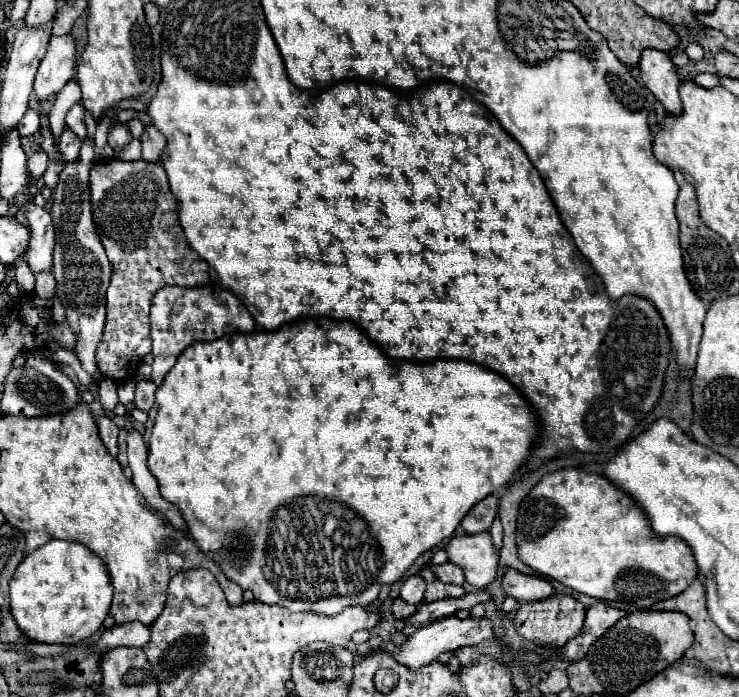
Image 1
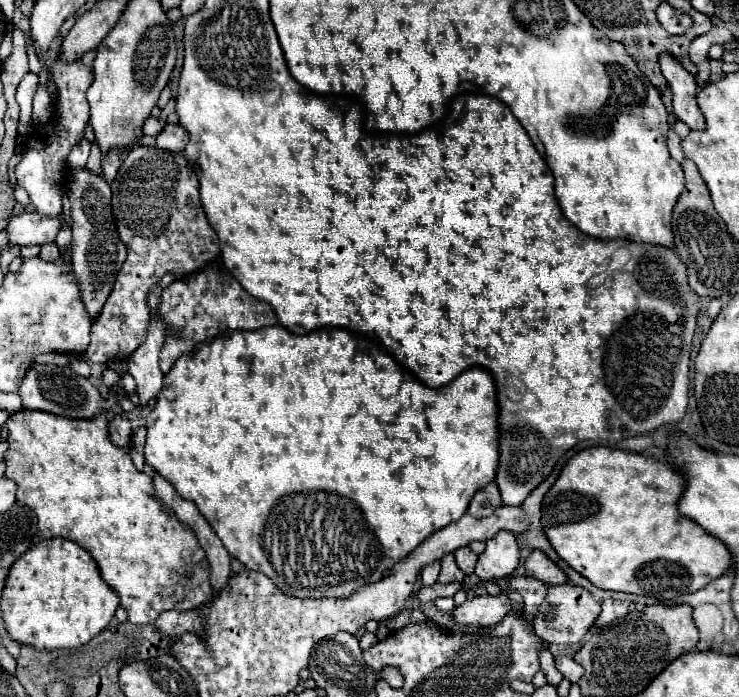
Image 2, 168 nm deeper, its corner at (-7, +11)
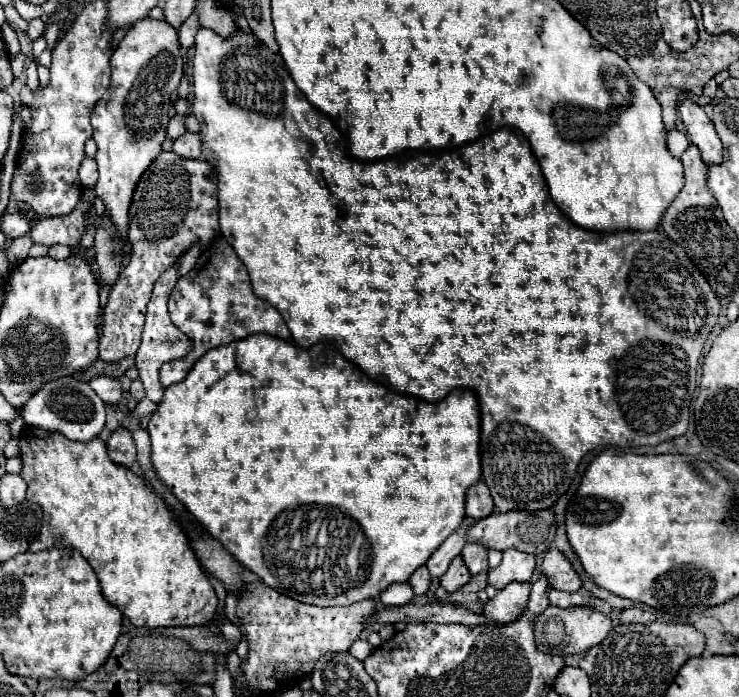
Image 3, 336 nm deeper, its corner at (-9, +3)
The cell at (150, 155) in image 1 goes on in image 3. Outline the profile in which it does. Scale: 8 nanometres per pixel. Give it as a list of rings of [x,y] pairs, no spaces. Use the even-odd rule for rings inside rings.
[[[194,132],[182,134],[180,138],[174,140],[172,152],[178,154],[178,156],[184,156],[184,158],[200,158],[202,156],[202,152],[200,152],[200,136],[194,134]]]

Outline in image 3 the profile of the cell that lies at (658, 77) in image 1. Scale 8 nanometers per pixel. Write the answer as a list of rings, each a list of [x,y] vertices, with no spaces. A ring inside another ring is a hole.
[[[686,98],[680,104],[680,118],[686,126],[686,136],[690,138],[692,144],[700,148],[704,162],[714,164],[722,160],[722,142],[704,108],[696,104],[692,98]]]

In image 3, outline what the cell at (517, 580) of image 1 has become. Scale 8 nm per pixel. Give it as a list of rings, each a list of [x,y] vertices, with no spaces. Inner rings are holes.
[[[548,550],[542,560],[542,574],[548,578],[550,586],[564,592],[578,592],[582,582],[578,574],[572,570],[570,562],[556,550]]]

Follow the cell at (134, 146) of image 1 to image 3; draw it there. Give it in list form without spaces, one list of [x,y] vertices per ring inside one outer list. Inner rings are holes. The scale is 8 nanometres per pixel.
[[[172,116],[170,118],[170,122],[168,122],[168,126],[166,126],[166,138],[170,138],[170,140],[176,140],[178,136],[182,136],[186,132],[186,128],[184,128],[184,116]]]

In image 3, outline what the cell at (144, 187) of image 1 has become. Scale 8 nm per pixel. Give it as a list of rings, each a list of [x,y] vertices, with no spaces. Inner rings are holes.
[[[160,152],[156,156],[156,160],[148,166],[148,170],[142,174],[140,182],[136,184],[136,190],[134,190],[134,196],[132,196],[132,204],[130,204],[130,224],[128,224],[128,242],[130,242],[130,256],[128,256],[128,264],[124,266],[124,270],[120,272],[120,278],[118,282],[112,286],[110,290],[110,298],[108,298],[108,304],[102,308],[102,332],[100,332],[100,360],[104,362],[118,362],[126,356],[134,356],[138,352],[138,346],[140,346],[140,336],[142,336],[142,326],[144,326],[144,316],[146,316],[146,304],[150,300],[150,292],[152,292],[152,286],[154,282],[160,278],[160,274],[164,274],[170,266],[174,266],[178,262],[178,258],[196,242],[202,240],[202,248],[204,248],[204,240],[214,240],[216,236],[220,234],[220,226],[218,226],[218,202],[216,202],[216,176],[212,172],[212,168],[204,162],[204,160],[188,160],[188,158],[182,158],[182,156],[176,156],[174,152]]]

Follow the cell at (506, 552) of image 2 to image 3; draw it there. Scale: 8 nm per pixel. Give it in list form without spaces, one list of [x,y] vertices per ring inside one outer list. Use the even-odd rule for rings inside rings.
[[[504,550],[500,566],[488,570],[488,584],[502,590],[510,582],[530,582],[536,560],[532,554],[518,550]]]

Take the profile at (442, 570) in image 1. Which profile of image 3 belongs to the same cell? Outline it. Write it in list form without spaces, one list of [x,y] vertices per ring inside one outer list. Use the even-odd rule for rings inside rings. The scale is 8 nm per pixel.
[[[466,544],[462,550],[462,558],[464,558],[472,576],[488,570],[488,550],[478,544]]]

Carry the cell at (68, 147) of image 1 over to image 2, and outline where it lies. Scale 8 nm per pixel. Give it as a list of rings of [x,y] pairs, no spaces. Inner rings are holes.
[[[80,140],[80,144],[76,144],[68,156],[68,164],[70,168],[84,168],[86,160],[90,156],[90,142],[88,140]]]

